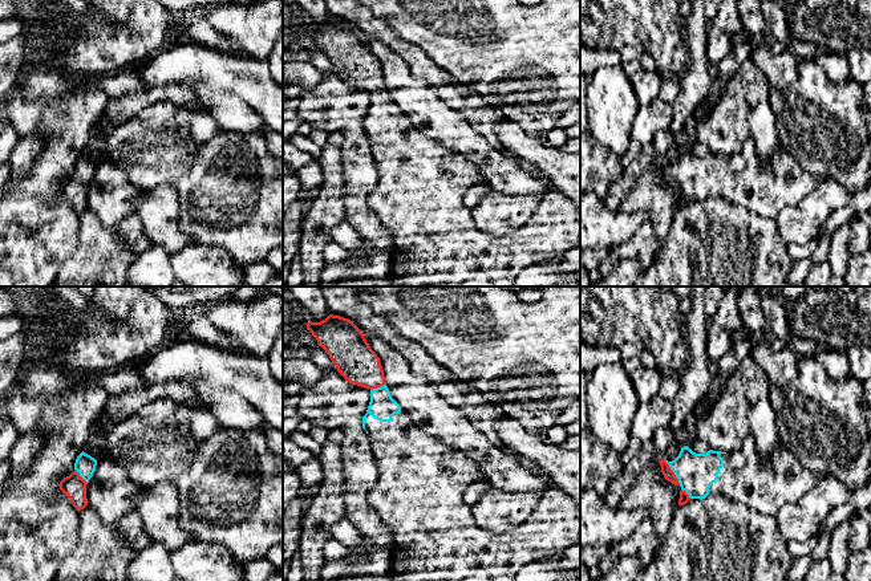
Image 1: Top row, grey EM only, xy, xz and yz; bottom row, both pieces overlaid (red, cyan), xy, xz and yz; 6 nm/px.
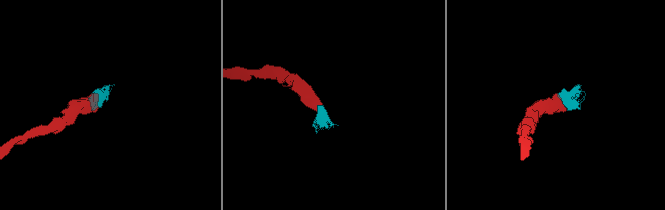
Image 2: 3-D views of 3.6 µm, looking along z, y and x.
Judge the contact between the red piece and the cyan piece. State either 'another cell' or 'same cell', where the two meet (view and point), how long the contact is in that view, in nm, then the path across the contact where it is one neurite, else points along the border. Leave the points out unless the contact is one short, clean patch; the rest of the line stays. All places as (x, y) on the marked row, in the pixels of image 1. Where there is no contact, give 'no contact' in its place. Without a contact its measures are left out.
same cell | yz (673, 472) | 180 nm | across yz (668, 474), (673, 472), (696, 472)

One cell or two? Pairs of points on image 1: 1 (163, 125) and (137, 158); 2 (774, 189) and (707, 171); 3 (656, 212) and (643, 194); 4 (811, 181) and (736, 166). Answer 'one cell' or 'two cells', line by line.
1: one cell
2: one cell
3: one cell
4: one cell

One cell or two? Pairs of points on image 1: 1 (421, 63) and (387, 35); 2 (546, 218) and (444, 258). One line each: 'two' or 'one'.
1: one
2: one

